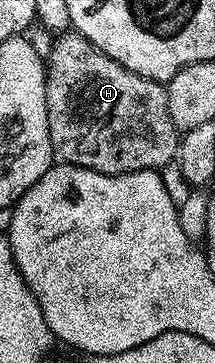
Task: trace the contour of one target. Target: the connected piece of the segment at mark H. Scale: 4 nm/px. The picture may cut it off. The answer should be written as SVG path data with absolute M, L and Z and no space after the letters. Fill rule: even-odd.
M68 30L58 34L52 40L53 47L47 56L45 65L45 96L47 97L47 125L49 126L49 140L53 146L53 154L62 163L70 163L83 169L98 171L104 175L126 175L136 171L155 171L172 164L177 153L179 132L171 121L171 113L167 113L167 93L165 87L160 83L144 79L128 71L127 68L119 65L111 57L107 57L95 49L78 31Z

